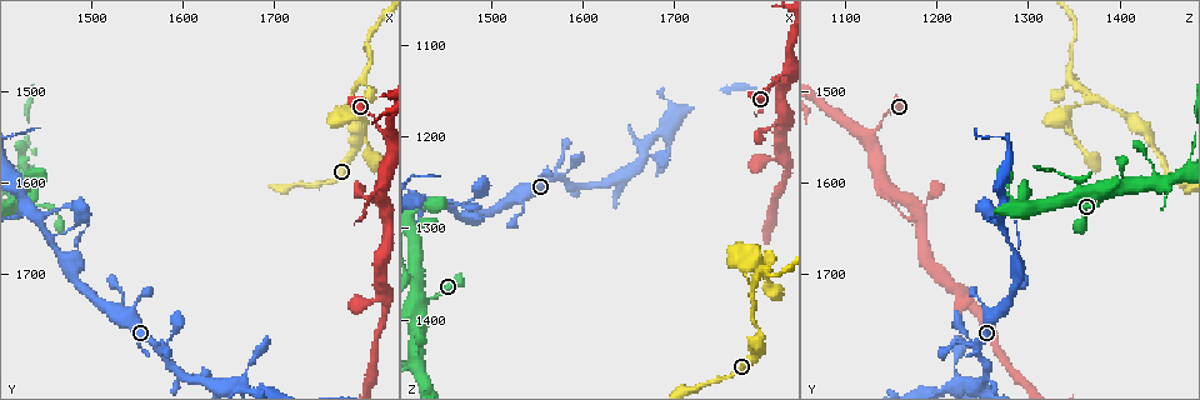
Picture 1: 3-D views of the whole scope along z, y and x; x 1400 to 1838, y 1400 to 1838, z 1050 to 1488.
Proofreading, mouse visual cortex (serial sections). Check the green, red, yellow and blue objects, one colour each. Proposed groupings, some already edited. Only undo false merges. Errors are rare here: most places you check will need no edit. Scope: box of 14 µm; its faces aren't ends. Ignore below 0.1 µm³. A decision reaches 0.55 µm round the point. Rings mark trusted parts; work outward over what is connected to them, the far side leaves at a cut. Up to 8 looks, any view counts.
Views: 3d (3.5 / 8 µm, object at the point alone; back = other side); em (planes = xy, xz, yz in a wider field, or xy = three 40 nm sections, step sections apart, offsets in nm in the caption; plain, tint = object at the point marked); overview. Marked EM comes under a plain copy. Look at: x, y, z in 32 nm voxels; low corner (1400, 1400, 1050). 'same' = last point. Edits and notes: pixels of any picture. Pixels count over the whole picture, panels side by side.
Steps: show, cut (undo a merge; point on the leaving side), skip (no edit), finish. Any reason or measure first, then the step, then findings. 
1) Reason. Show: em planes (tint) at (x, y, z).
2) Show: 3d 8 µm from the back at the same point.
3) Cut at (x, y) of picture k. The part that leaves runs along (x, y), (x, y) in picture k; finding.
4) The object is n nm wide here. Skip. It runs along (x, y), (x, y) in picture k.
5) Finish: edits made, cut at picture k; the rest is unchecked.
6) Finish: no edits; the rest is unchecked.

Sharp bend. Show: 3d 3.5 µm at (1820, 1545, 1130).

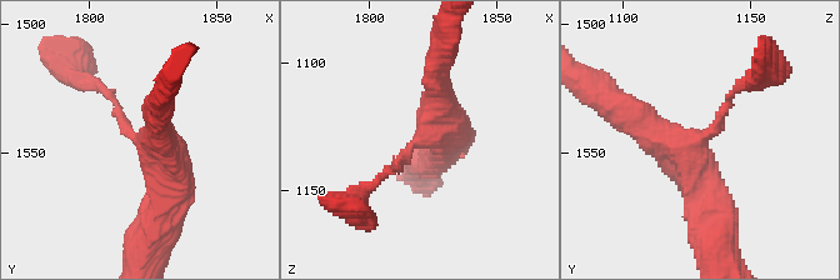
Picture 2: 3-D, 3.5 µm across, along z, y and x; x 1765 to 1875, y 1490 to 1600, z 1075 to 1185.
Need the tissue. Show: em xy step 3 (tint) at (1819, 1544, 1132).

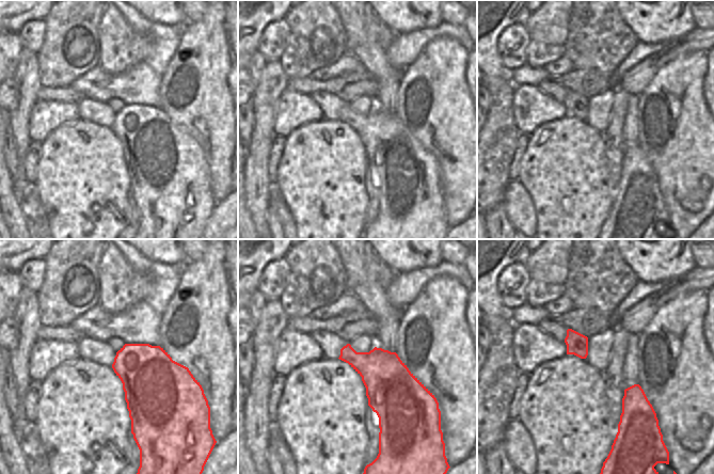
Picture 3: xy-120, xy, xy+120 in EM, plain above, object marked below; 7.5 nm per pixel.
3 arms meet here. Skip. It runs along (91, 81), (164, 161), (164, 200) in picture 2; all the same cell.

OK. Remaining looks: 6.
Thick turns thin. Show: 3d 3.5 µm at (1815, 1625, 1185).

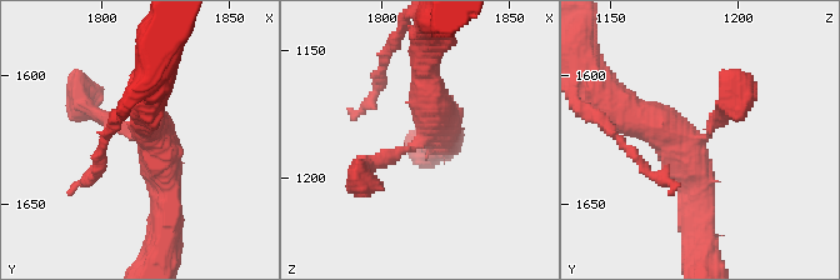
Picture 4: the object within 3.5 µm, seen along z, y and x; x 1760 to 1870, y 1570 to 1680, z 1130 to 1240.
Need the tissue. Show: em xy step 2 (tint) at (1817, 1623, 1185).

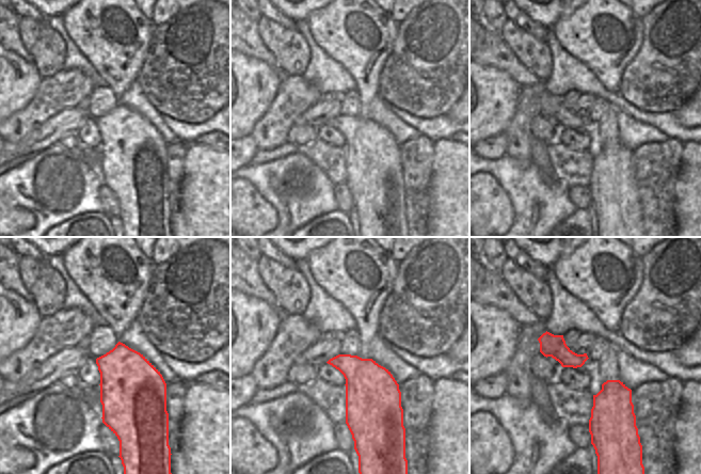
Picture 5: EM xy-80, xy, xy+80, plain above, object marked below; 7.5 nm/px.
Skip. It runs along (426, 80), (438, 125), (361, 176) in picture 4; all the same cell.

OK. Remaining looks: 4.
Abrupt turn. Show: 3d 3.5 µm at (1785, 1505, 1370).

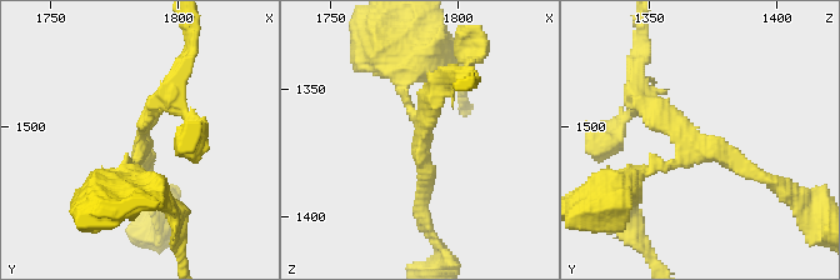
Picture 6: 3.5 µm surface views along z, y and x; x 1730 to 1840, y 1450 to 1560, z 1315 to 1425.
3 arms meet here; the arms are 150, 200, 200 nm wide; need the tissue. Show: em xy step 1 (tint) at (1786, 1507, 1370).

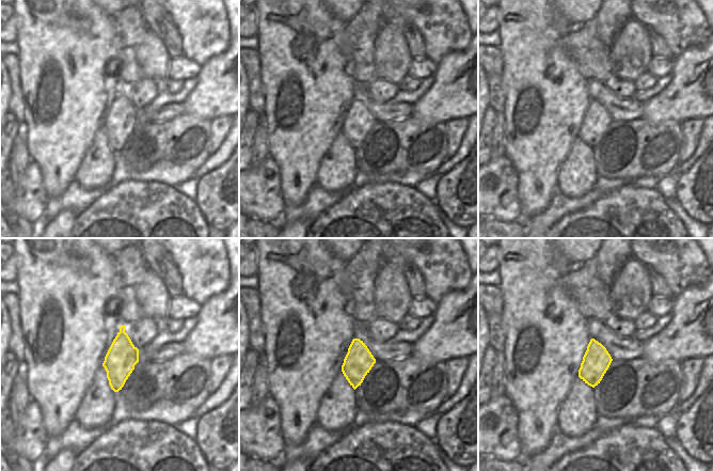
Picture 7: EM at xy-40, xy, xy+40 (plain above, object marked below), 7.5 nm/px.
Show: em xy step 3 (tint) at the same point.

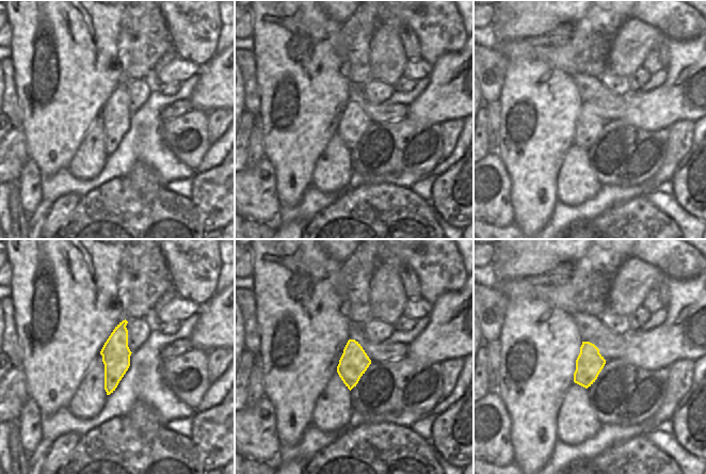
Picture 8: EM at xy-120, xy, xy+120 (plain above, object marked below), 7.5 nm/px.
Skip. It runs along (423, 209), (423, 138), (404, 74) in picture 6; all the same cell.

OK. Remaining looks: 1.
Finish: no edits; the rest is unchecked.

